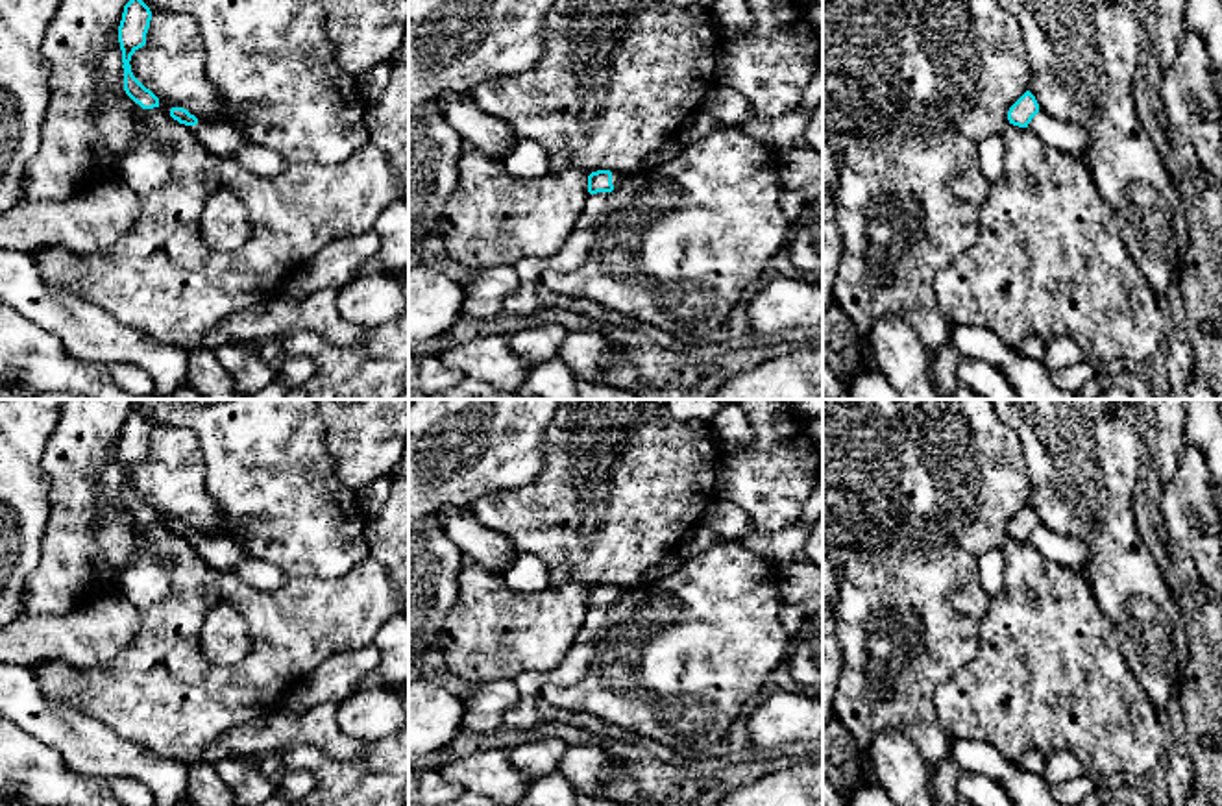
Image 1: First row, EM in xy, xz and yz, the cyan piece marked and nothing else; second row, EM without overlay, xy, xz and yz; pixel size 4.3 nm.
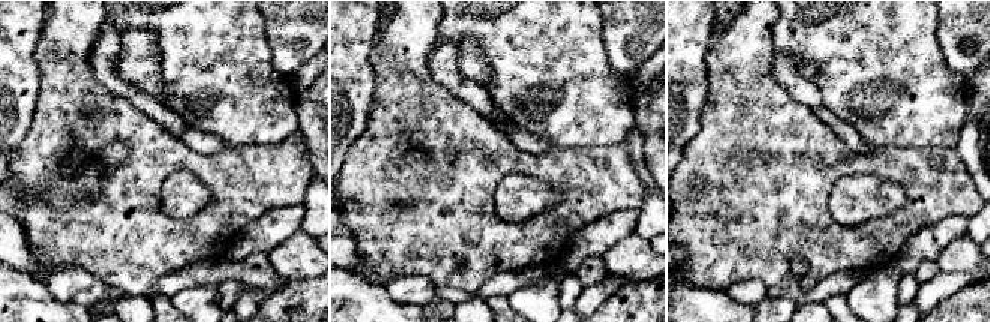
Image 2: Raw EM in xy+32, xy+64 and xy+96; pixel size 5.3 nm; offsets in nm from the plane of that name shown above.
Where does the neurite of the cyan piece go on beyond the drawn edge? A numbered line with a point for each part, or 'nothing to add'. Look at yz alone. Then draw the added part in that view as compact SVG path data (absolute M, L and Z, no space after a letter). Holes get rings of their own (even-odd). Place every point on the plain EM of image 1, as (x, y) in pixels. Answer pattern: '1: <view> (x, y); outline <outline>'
nothing to add

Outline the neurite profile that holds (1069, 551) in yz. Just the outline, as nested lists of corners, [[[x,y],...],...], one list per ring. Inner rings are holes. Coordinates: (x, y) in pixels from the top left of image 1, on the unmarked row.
[[[1039,525],[1028,542],[1046,558],[1067,568],[1080,568],[1093,553],[1085,540],[1063,536]]]

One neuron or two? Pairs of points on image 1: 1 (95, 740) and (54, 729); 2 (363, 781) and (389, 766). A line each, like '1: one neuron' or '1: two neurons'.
1: one neuron
2: one neuron

